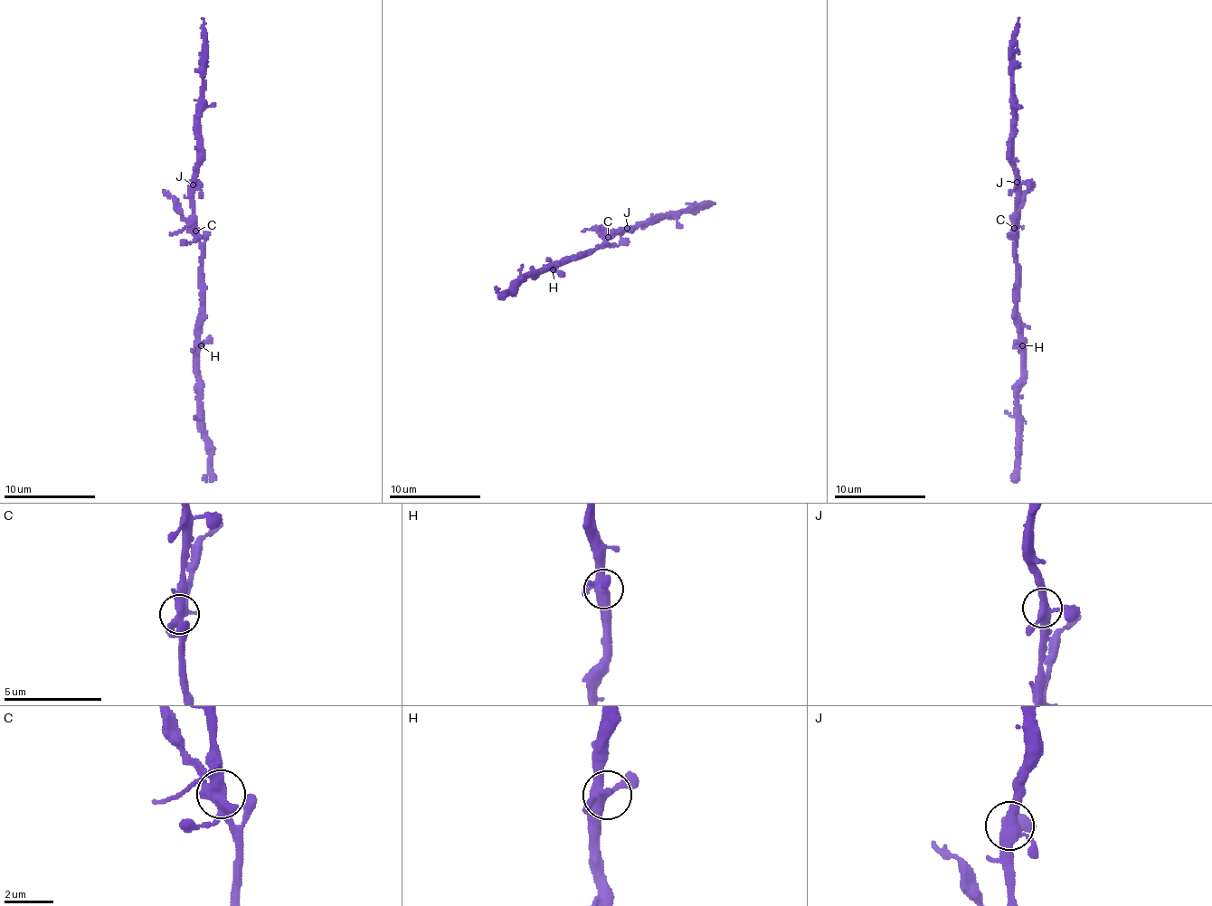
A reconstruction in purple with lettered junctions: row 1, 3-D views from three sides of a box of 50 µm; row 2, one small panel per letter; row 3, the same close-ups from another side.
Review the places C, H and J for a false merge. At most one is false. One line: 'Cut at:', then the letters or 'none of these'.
Cut at: C

